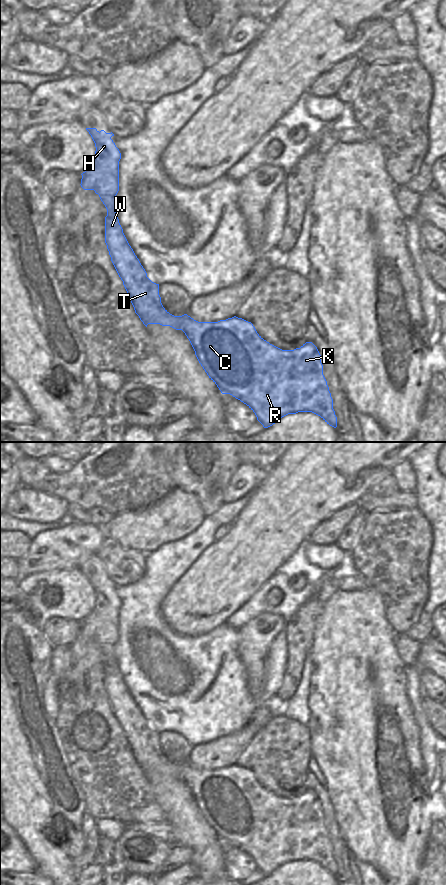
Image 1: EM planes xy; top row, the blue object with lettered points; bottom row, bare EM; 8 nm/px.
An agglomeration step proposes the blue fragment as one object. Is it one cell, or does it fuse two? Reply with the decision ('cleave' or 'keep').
cleave

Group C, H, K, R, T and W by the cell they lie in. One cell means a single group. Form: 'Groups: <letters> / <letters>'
Groups: C K R T W / H.

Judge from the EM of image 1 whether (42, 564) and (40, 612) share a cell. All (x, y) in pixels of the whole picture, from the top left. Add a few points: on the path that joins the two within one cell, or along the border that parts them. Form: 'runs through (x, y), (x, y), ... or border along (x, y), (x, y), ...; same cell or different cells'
border along (65, 569), (40, 571), (26, 575), (20, 580); different cells

